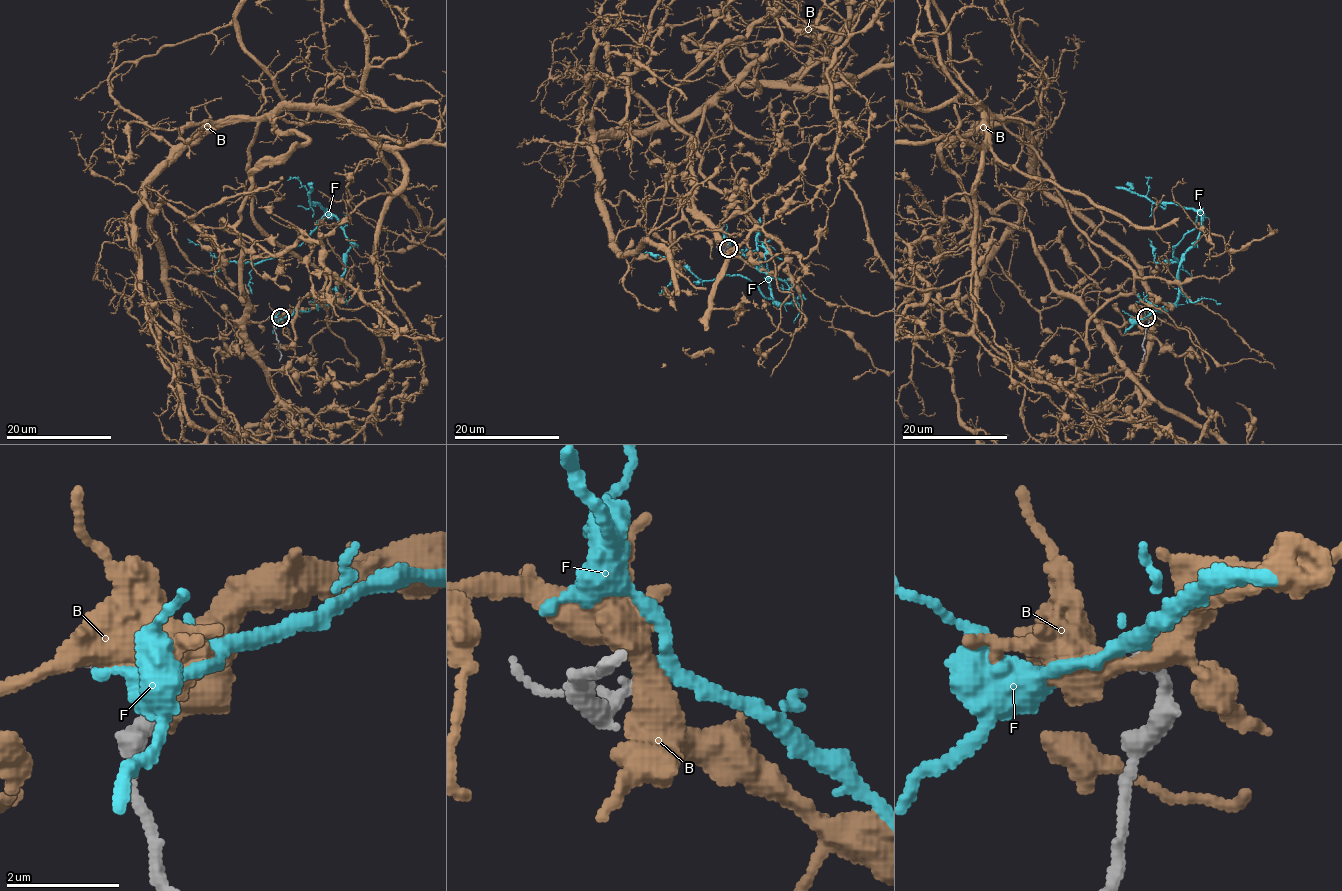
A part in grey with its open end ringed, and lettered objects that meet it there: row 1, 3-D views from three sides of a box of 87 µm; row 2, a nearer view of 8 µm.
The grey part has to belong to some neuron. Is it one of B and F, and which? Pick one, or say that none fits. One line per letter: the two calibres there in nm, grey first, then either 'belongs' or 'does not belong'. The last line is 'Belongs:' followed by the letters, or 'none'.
B: 150/440 nm | does not belong
F: 130/200 nm | belongs
Belongs: F

